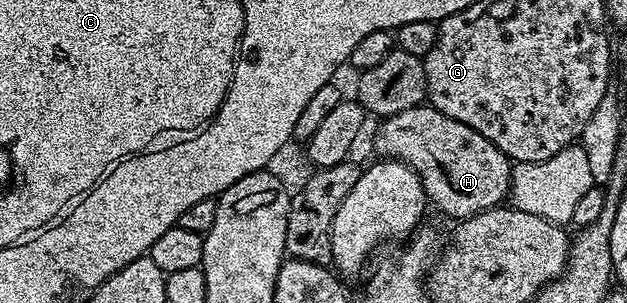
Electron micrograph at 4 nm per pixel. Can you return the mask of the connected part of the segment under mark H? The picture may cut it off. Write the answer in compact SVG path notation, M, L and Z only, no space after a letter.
M421 104L414 108L406 108L406 112L398 112L394 116L383 119L376 130L376 150L380 158L394 158L405 162L422 180L422 188L426 192L429 203L437 206L444 214L455 220L473 218L483 210L492 210L501 205L509 197L512 189L513 163L486 136L474 132L474 128L466 128L458 120L438 112L431 104Z

